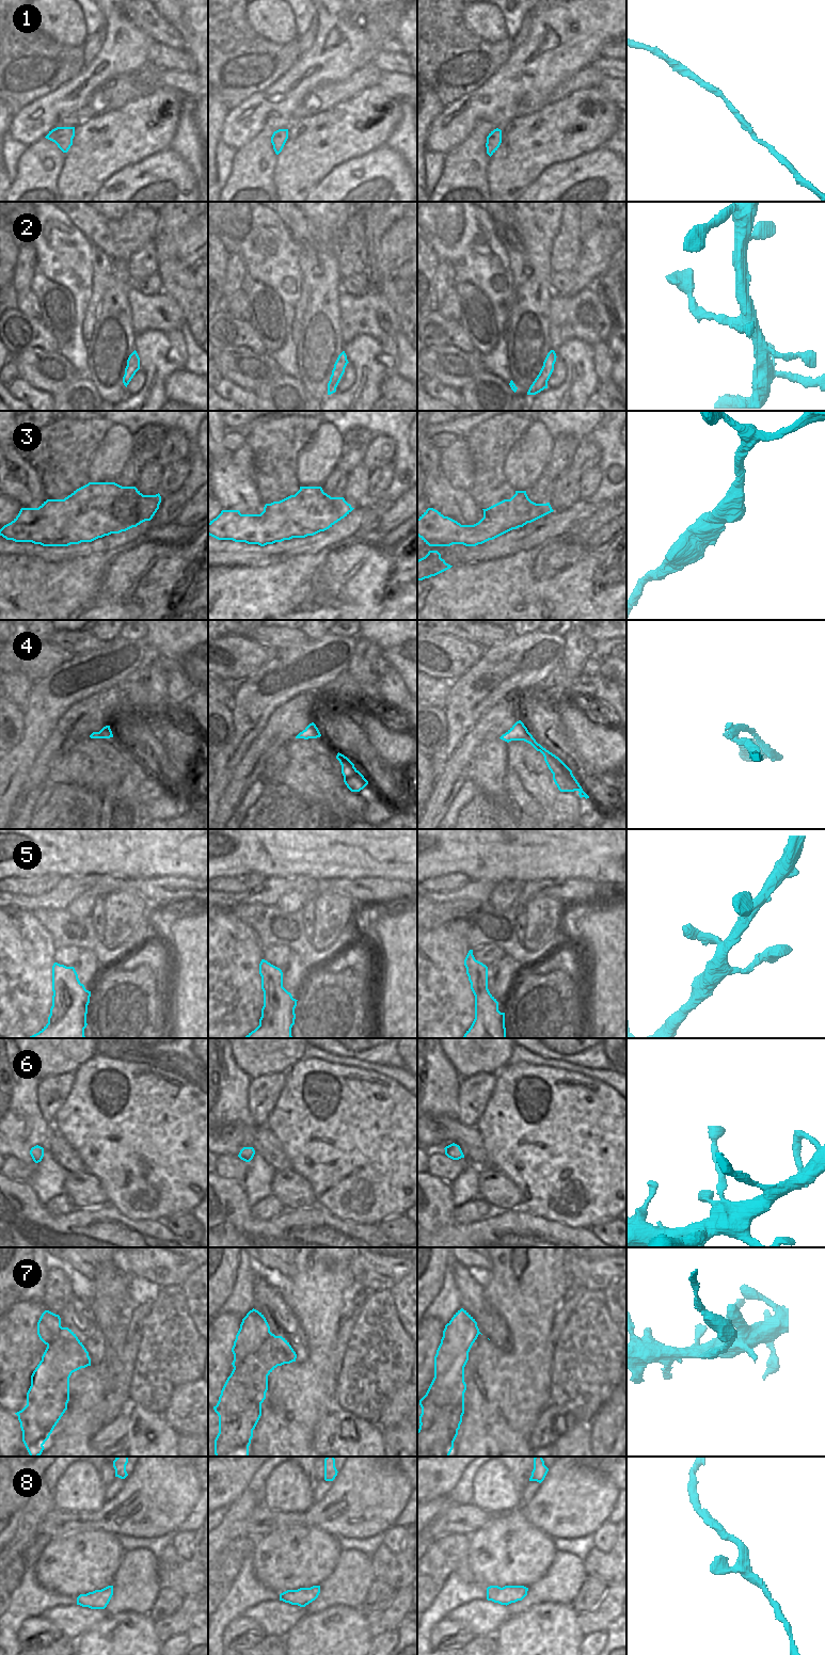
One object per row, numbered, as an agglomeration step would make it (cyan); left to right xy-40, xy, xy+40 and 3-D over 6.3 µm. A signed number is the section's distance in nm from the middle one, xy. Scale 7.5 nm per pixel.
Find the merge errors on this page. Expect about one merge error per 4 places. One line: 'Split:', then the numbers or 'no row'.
Split: 4, 7

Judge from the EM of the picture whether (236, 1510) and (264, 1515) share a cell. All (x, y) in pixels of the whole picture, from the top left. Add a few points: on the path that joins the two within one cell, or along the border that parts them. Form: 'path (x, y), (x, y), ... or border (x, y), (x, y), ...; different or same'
border (260, 1502), (252, 1510), (246, 1521), (244, 1536); different

